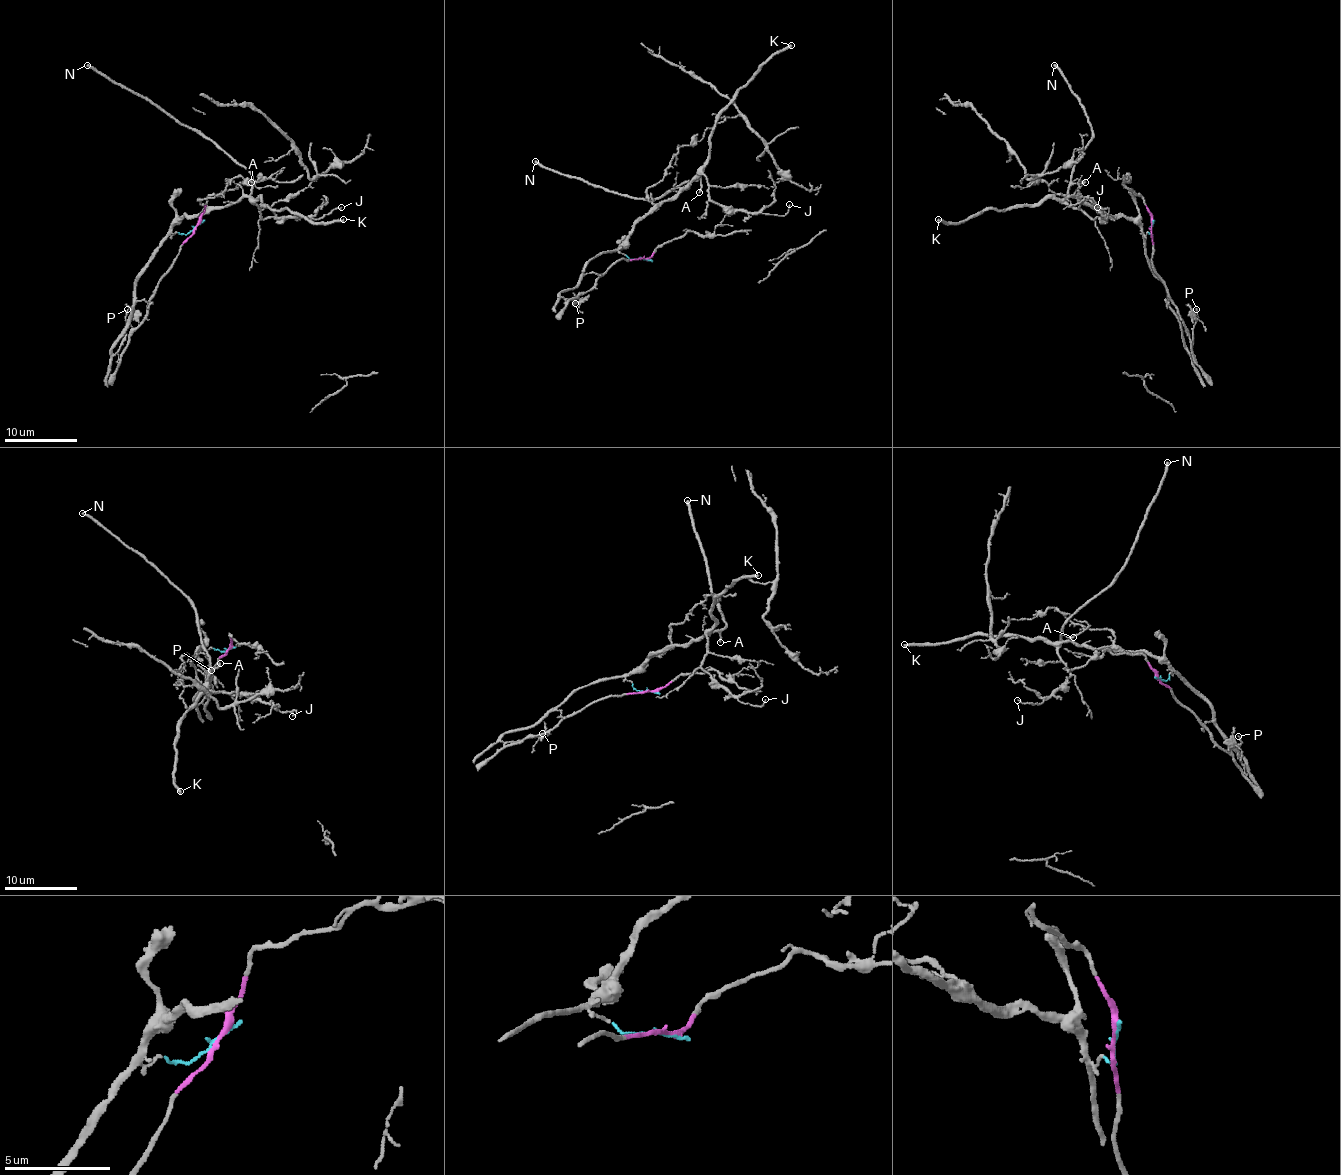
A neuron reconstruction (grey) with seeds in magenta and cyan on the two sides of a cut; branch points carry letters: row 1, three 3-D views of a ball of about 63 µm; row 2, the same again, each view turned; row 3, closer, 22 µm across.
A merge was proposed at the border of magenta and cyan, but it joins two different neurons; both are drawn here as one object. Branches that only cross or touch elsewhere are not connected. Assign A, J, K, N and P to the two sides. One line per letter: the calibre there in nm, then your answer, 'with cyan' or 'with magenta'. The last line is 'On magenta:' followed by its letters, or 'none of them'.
A: calibre 190 nm; with cyan
J: calibre 120 nm; with cyan
K: calibre 280 nm; with cyan
N: calibre 280 nm; with cyan
P: calibre 150 nm; with cyan
On magenta: none of them

